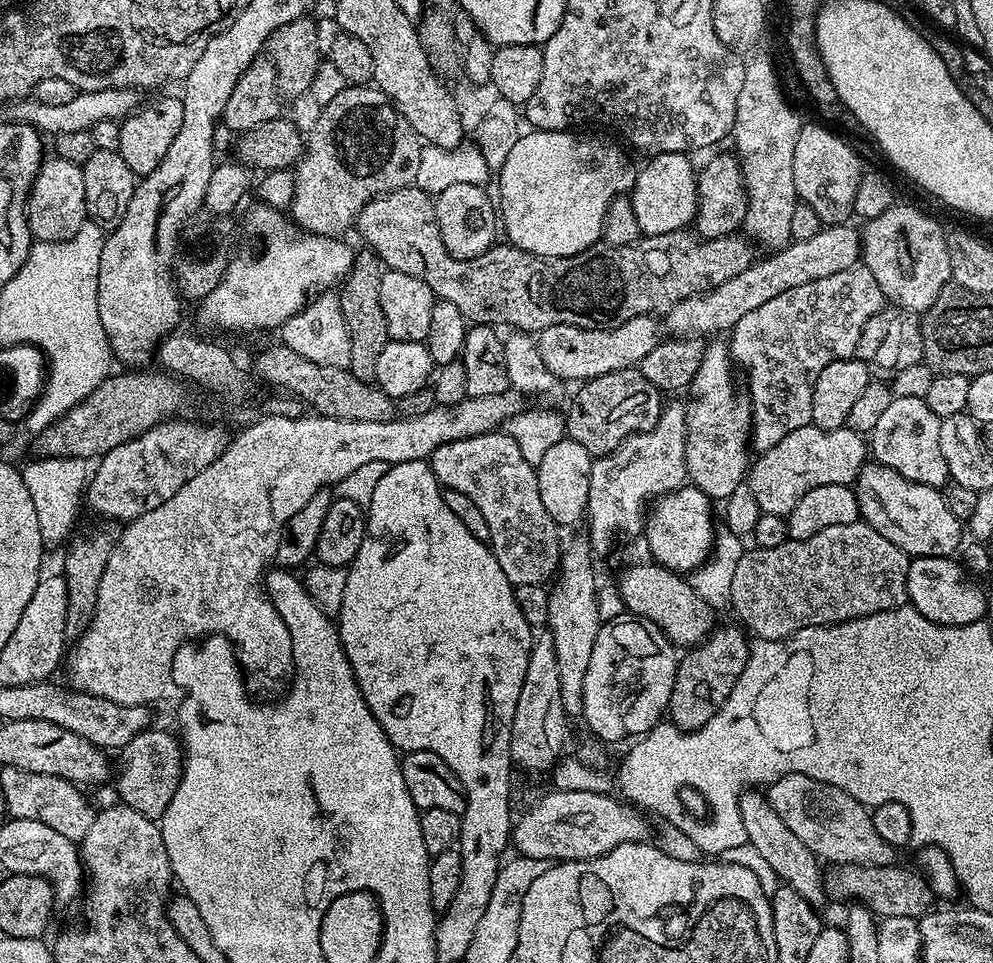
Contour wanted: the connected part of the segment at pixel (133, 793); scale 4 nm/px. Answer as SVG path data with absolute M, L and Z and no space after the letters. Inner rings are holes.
M148 727L119 749L120 773L116 776L116 792L120 795L117 796L119 803L138 810L138 814L146 818L159 821L164 808L170 806L170 798L174 798L184 773L184 745L175 735L172 737L156 727Z

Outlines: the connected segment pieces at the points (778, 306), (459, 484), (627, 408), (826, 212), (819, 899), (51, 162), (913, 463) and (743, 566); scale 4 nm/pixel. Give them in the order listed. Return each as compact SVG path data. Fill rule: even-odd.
M865 266L847 268L830 278L794 286L778 298L750 310L734 325L727 341L737 369L748 375L752 431L750 444L757 453L778 446L786 434L812 423L812 399L818 374L830 362L851 360L856 343L870 318L886 304L874 274Z
M497 430L446 442L432 451L430 463L440 485L447 490L458 490L460 494L466 494L478 506L478 510L482 510L486 526L490 526L492 553L498 558L498 566L502 566L502 574L506 574L512 585L547 585L555 577L560 567L562 532L542 504L536 468L523 457L522 450L514 438L504 430Z
M639 367L596 376L583 381L577 388L580 389L564 416L566 436L584 446L593 458L610 454L635 432L649 432L660 421L662 393L642 378Z
M805 123L798 134L798 142L794 142L794 186L796 187L797 197L803 203L810 205L814 214L825 225L840 226L845 223L844 220L849 215L853 215L854 209L852 203L856 197L856 191L860 185L862 167L860 160L856 157L856 152L840 136L835 136L828 128L823 128L820 124Z
M744 790L738 796L738 820L744 827L747 843L754 846L755 849L770 862L771 869L774 870L780 882L787 887L798 890L802 898L813 906L820 906L825 903L824 878L825 873L820 872L821 861L798 838L794 838L794 833L790 831L790 826L778 818L778 814L770 806L767 795L763 791L752 792L756 790Z
M59 158L45 159L40 165L32 192L28 195L28 228L36 240L62 242L78 234L88 220L86 182L83 167Z
M895 397L870 434L871 459L917 485L943 489L950 477L938 446L940 421L941 417L934 415L922 398Z
M857 522L850 526L829 526L826 530L818 530L818 534L814 534L814 538L806 538L805 540L788 539L785 544L777 548L753 547L751 550L745 551L744 557L738 562L738 566L734 566L734 586L730 586L730 594L732 595L731 611L733 613L736 612L737 618L741 620L737 621L753 637L762 640L785 641L798 630L827 628L829 624L845 624L847 620L857 620L863 616L878 614L879 612L889 612L892 608L901 607L908 598L909 563L910 557L908 553L903 552L898 546L894 546L894 542L882 538L882 534L878 534L878 530L874 530L869 524Z

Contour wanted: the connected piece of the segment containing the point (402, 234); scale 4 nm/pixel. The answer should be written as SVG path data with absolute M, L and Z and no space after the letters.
M415 186L374 197L357 214L354 228L368 243L365 245L379 256L385 269L410 274L410 278L426 282L437 300L454 302L454 306L462 310L465 320L472 324L493 326L509 324L509 329L529 334L538 334L546 326L559 324L579 328L613 328L622 322L630 322L630 318L667 314L678 302L691 296L701 296L712 288L722 286L722 282L730 282L734 274L742 274L742 270L754 262L753 245L743 235L705 240L688 230L644 236L624 248L601 242L569 256L536 256L511 243L500 242L474 258L459 260L448 252L448 246L444 243L433 197Z

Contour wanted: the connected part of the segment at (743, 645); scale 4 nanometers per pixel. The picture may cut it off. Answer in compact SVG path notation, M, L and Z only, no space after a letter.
M717 627L712 635L707 636L695 648L687 649L679 657L674 690L670 690L666 716L683 732L697 732L702 726L706 726L706 722L710 722L710 718L714 718L714 714L718 714L722 702L730 698L730 690L734 690L734 682L738 682L746 666L750 640L743 627L735 627Z

